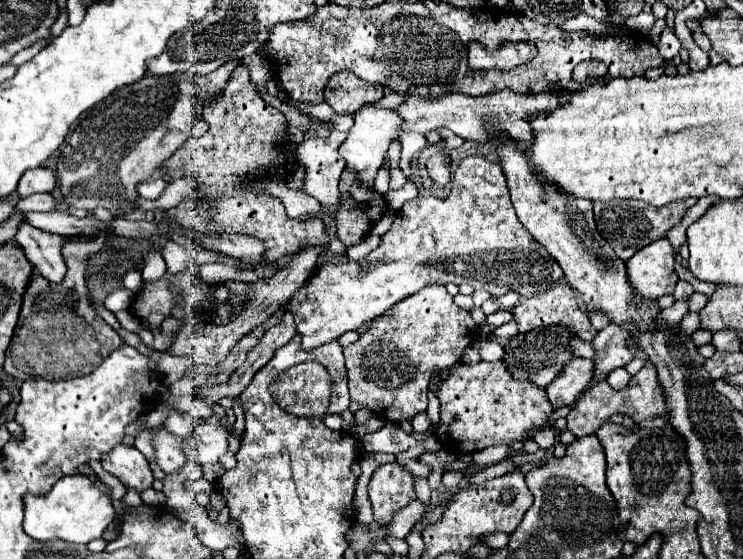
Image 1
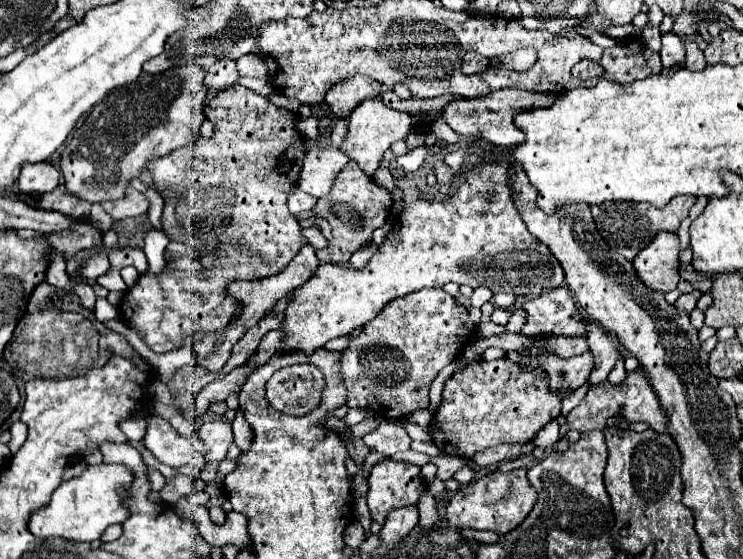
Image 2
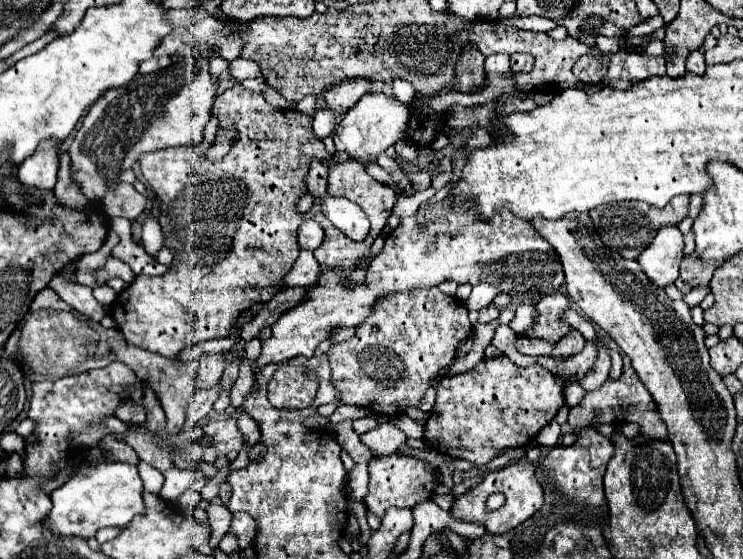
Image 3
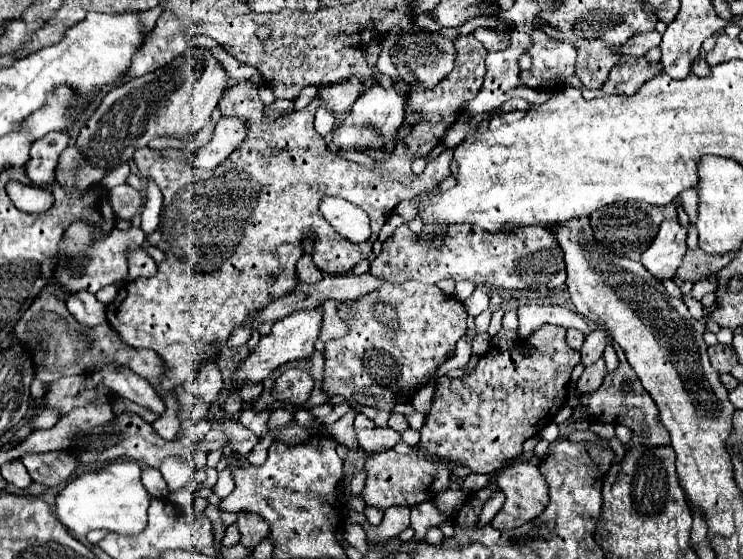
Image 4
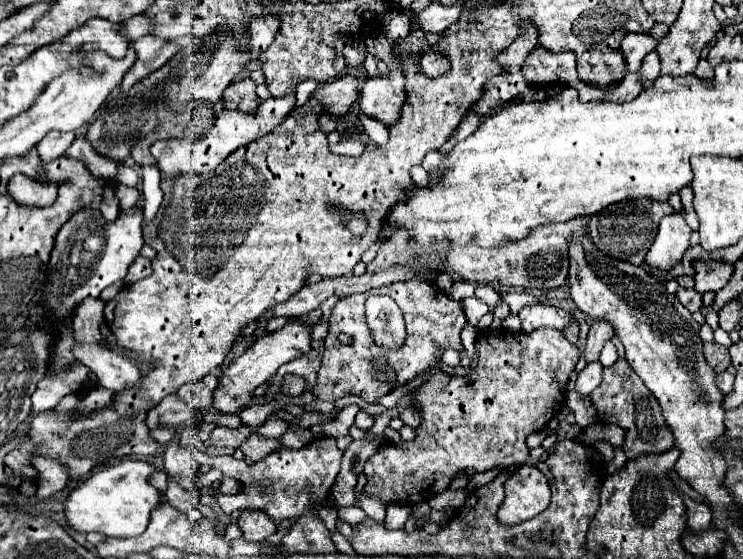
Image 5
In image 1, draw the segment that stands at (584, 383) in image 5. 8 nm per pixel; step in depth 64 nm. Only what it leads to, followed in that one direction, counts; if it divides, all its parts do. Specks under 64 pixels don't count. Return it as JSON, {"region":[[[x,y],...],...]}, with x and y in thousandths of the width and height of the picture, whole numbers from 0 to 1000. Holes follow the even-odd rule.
{"region":[[[848,576],[840,580],[818,580],[813,590],[808,590],[797,612],[797,623],[802,630],[799,640],[799,665],[802,676],[829,662],[840,658],[853,637],[851,630],[840,630],[843,612],[856,597],[856,583]]]}

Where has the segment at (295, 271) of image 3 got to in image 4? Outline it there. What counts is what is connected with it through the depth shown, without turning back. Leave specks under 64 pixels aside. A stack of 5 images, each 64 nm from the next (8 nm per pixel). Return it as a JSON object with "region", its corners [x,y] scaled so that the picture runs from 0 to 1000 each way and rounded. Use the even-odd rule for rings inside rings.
{"region":[[[409,454],[401,472],[398,472],[398,497],[401,504],[412,504],[412,508],[423,508],[431,504],[436,494],[431,490],[431,483],[425,479],[425,472],[420,469],[417,454]]]}

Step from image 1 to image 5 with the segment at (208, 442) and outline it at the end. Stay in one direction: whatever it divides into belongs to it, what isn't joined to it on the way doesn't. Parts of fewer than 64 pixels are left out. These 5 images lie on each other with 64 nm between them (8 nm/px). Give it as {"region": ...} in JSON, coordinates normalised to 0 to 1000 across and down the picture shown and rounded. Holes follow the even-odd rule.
{"region":[[[336,776],[331,784],[331,791],[323,798],[323,805],[328,809],[328,816],[339,826],[347,826],[353,823],[358,812],[363,812],[366,805],[374,805],[380,794],[374,787],[363,787],[363,784],[355,784],[350,776]]]}

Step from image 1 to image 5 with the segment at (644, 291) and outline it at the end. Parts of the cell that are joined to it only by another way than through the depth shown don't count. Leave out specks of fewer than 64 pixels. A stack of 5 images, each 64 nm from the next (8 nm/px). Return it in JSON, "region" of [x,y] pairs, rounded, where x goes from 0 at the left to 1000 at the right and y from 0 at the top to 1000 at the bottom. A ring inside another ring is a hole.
{"region":[[[902,383],[902,386],[891,390],[886,422],[883,422],[880,436],[875,440],[867,469],[878,483],[891,483],[891,487],[904,483],[915,469],[921,451],[926,447],[929,419],[931,419],[931,411],[923,401],[918,383]]]}

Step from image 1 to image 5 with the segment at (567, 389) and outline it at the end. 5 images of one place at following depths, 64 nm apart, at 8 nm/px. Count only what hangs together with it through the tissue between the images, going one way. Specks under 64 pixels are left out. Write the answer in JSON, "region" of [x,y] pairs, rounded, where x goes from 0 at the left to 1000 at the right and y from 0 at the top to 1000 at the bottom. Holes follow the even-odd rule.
{"region":[[[799,576],[794,583],[789,608],[789,626],[786,626],[789,648],[802,648],[808,640],[813,612],[818,612],[821,605],[824,605],[824,583],[818,583],[818,576]]]}

